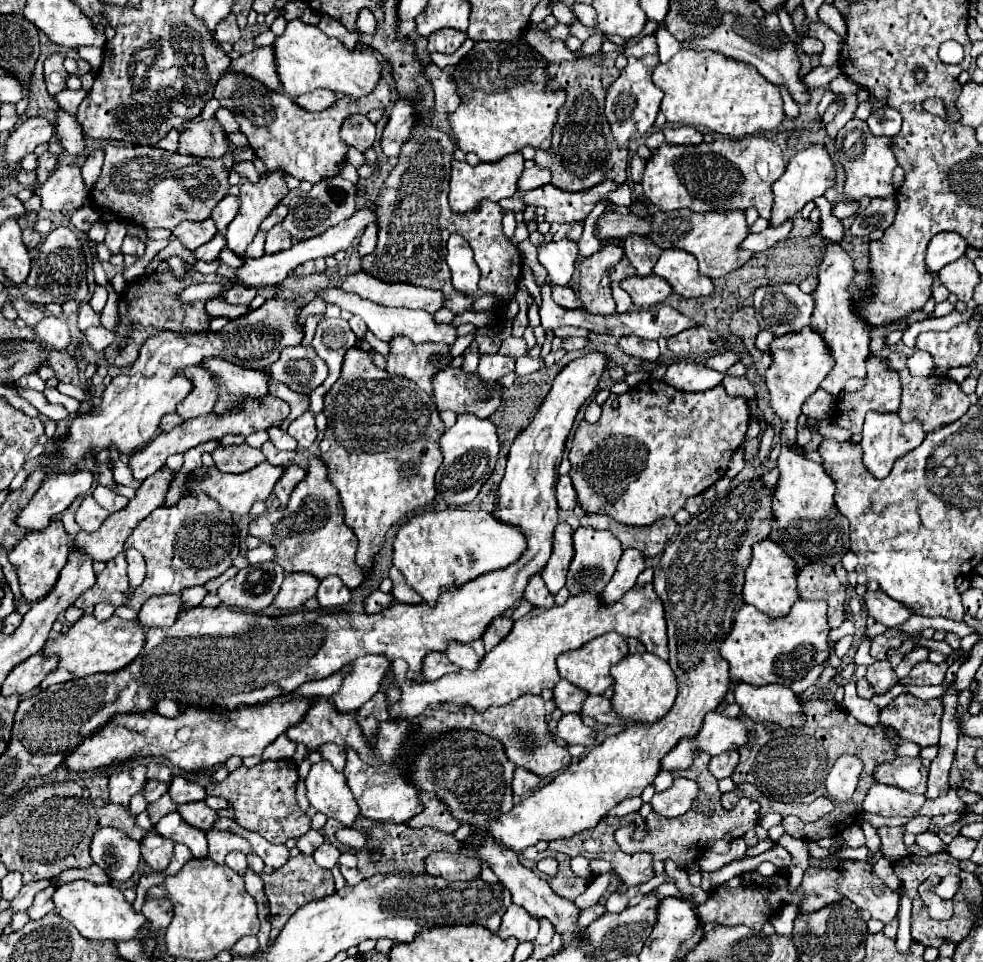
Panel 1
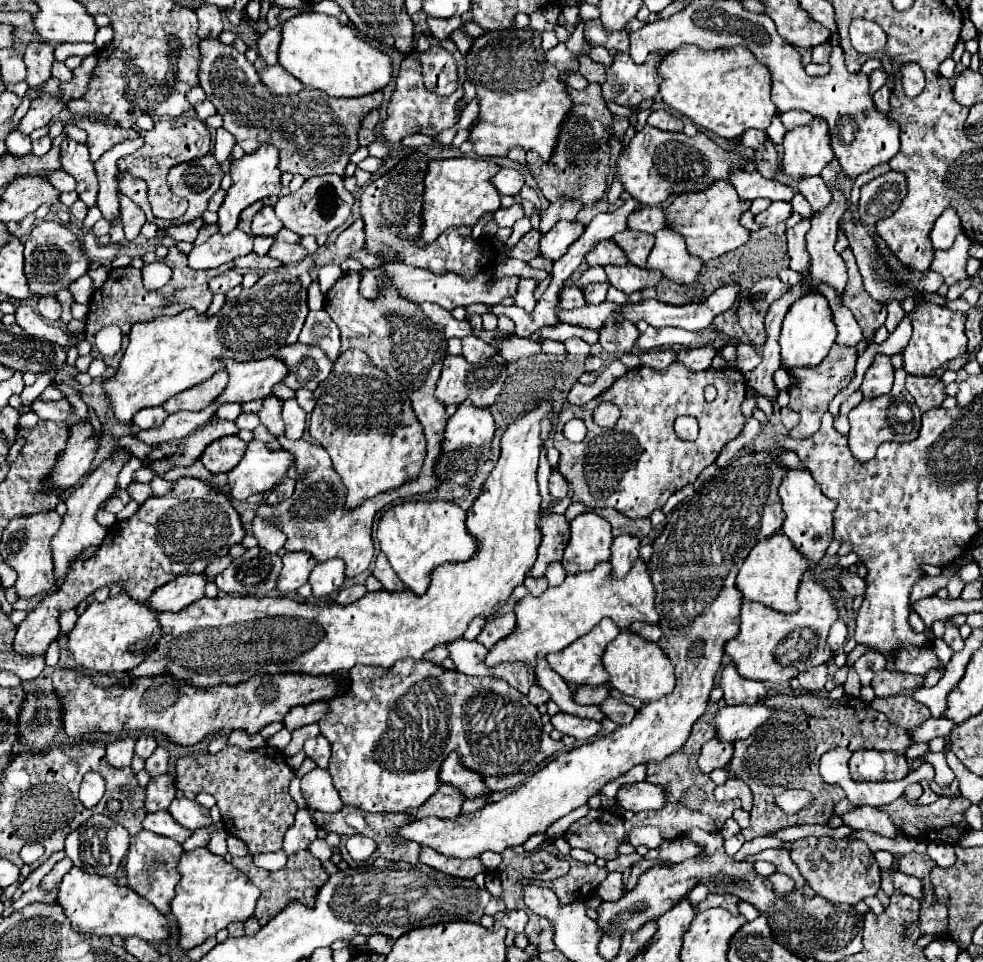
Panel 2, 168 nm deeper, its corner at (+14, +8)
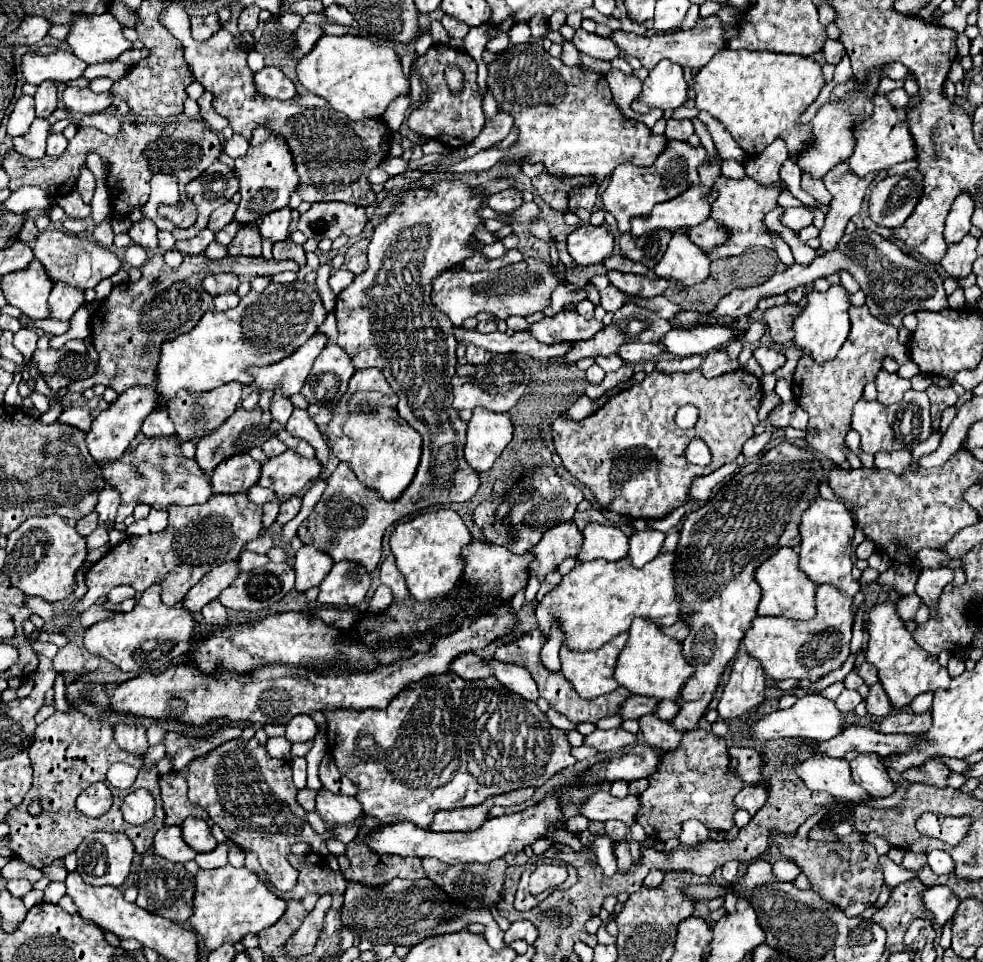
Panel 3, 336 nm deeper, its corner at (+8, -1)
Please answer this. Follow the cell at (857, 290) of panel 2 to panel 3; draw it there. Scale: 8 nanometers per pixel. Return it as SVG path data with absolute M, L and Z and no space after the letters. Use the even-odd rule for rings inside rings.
M852 307L850 311L852 331L844 345L840 347L836 359L828 363L816 363L810 355L800 357L798 367L794 371L792 379L792 391L800 407L808 411L808 433L806 441L820 451L824 457L830 457L834 463L838 463L844 469L850 469L850 463L846 461L844 445L846 445L846 433L850 431L850 415L854 403L862 397L862 389L866 383L874 381L878 371L882 369L882 359L892 357L900 365L900 375L906 379L918 375L918 367L912 361L907 346L898 343L898 331L894 327L888 327L886 323L876 321L868 307Z

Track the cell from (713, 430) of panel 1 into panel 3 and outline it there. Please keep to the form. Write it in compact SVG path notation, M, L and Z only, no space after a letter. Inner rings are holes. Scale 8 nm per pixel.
M656 369L650 375L646 375L642 383L612 395L596 413L592 413L582 421L568 421L558 417L552 425L552 437L556 453L562 459L562 465L596 495L598 503L604 509L628 513L634 519L640 517L662 519L670 511L688 501L688 489L696 477L710 475L722 465L736 461L736 457L742 453L742 445L754 435L752 429L760 423L758 421L760 401L762 401L762 383L758 377L754 377L744 369L720 375L716 379L706 379L700 369L688 373L662 373ZM686 403L700 409L696 427L688 431L680 429L674 423L676 411ZM694 437L702 439L712 453L712 463L708 467L700 469L698 465L688 463L684 457L684 451Z

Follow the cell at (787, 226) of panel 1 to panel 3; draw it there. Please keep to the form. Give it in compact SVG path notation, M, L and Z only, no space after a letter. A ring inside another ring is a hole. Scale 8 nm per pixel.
M802 205L802 207L786 209L784 215L782 215L782 223L784 223L786 227L790 227L792 231L800 231L802 227L812 225L812 219L814 219L812 211L810 211L808 207L804 207L804 205Z

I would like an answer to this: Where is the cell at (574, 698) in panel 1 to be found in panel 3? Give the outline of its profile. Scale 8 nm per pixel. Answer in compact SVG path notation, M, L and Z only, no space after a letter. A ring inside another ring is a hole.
M634 695L632 699L628 699L628 703L624 703L620 715L624 719L640 719L642 715L650 715L656 713L660 699L654 697L644 697L644 695Z

